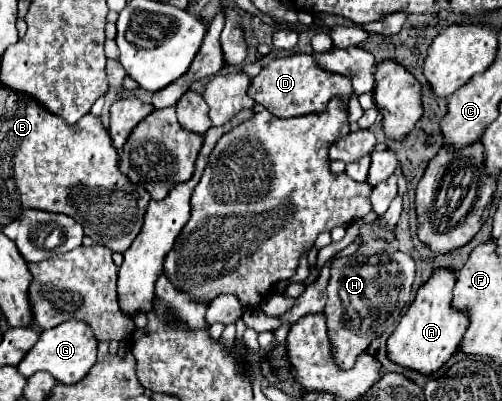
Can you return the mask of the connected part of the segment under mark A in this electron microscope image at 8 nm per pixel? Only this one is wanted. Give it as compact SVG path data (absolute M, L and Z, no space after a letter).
M436 269L426 285L418 289L418 295L406 315L400 319L396 331L390 335L386 353L388 359L400 367L432 375L444 367L444 363L458 351L458 345L468 329L468 315L452 309L452 287L456 275L448 269Z

